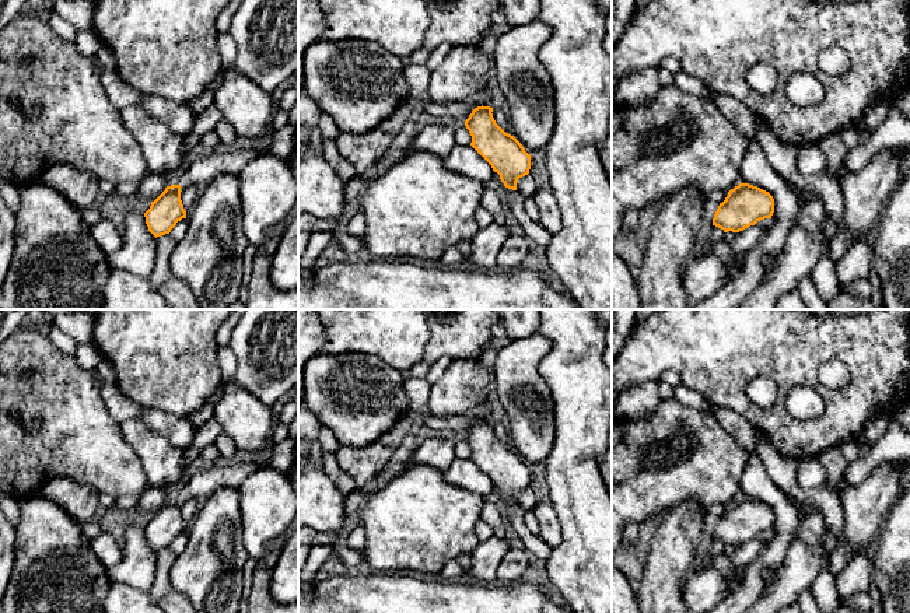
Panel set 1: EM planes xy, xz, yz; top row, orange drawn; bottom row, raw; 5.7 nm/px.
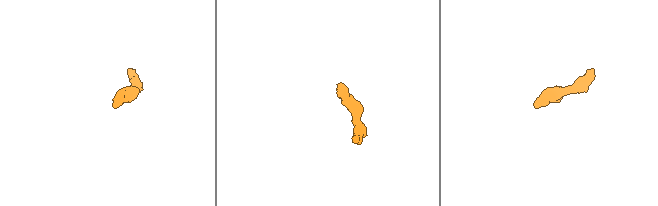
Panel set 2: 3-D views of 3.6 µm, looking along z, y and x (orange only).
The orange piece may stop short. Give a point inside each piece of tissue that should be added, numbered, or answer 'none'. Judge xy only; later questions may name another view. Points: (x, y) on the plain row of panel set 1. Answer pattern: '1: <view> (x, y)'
none

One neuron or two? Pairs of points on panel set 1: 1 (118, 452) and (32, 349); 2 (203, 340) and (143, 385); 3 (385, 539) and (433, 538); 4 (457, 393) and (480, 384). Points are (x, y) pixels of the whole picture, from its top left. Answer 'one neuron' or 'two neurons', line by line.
1: one neuron
2: one neuron
3: one neuron
4: one neuron

